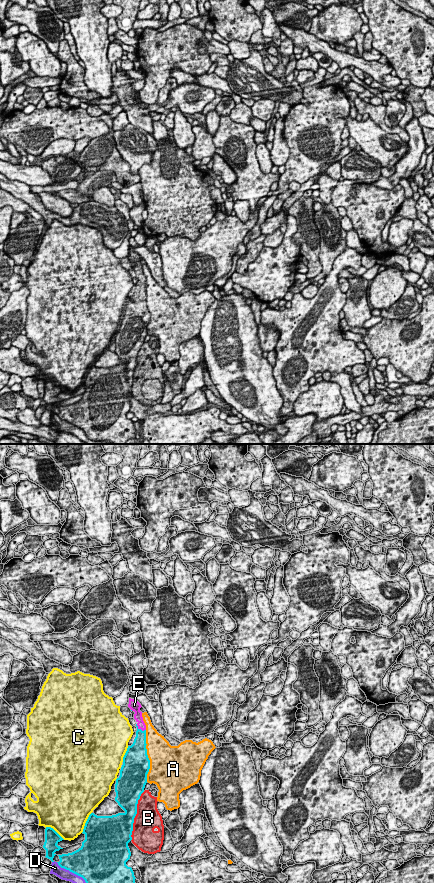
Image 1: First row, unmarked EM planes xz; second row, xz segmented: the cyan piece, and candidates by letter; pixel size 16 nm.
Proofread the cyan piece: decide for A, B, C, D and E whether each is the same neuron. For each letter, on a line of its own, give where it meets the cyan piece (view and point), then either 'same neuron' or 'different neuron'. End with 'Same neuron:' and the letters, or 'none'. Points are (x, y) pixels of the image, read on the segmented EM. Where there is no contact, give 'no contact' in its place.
A: xz (147, 756) | different neuron
B: xz (135, 815) | different neuron
C: xz (86, 822) | different neuron
D: xz (71, 871) | different neuron
E: xz (140, 729) | same neuron
Same neuron: E

